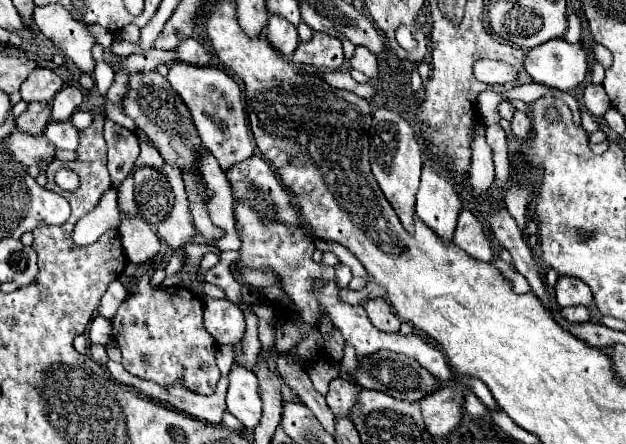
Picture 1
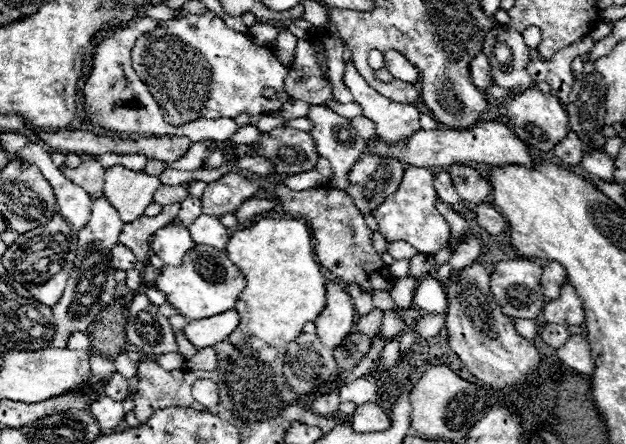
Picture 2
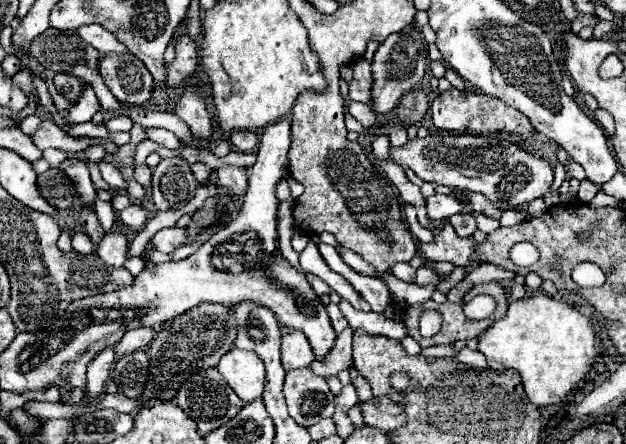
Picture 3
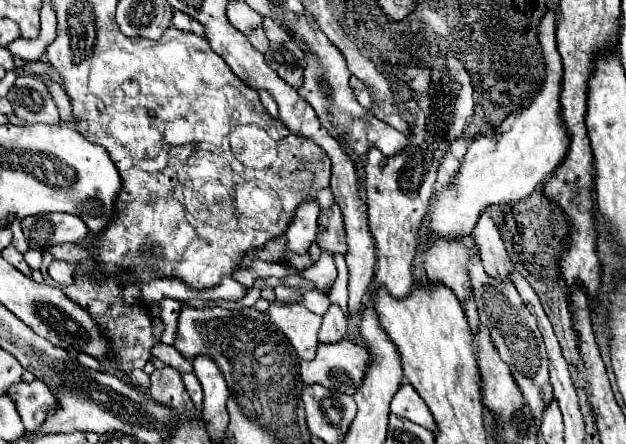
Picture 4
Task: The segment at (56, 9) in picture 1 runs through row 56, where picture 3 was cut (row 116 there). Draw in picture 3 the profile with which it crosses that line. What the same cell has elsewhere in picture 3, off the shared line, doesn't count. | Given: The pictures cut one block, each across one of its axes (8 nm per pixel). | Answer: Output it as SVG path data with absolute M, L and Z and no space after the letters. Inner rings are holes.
M84 82L84 92L80 94L80 98L76 100L76 104L68 110L68 120L70 124L82 124L82 122L90 122L92 116L100 110L98 98L92 90L92 86L88 82Z

